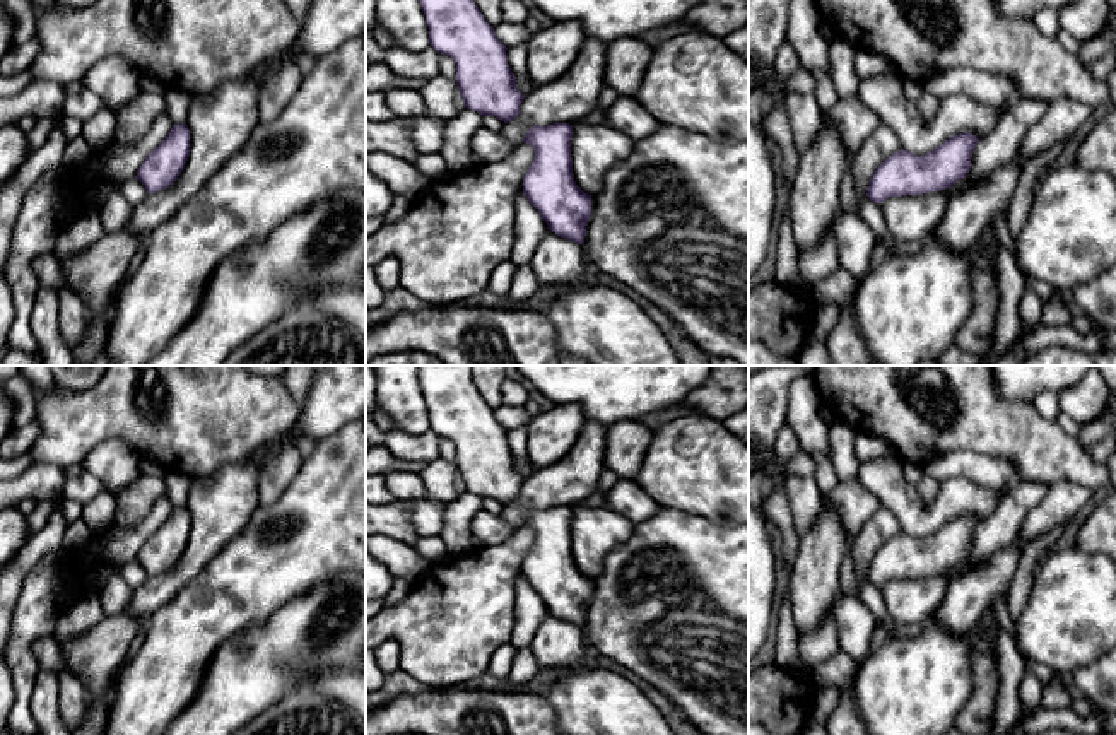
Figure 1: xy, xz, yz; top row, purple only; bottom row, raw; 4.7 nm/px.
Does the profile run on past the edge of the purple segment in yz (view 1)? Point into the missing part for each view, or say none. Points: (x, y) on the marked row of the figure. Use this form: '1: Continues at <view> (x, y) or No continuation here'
1: No continuation here

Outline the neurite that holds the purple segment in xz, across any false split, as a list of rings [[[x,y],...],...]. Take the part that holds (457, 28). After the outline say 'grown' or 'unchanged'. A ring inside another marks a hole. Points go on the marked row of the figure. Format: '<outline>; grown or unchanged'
[[[419,0],[429,44],[456,63],[456,85],[465,108],[501,121],[520,115],[525,94],[508,65],[506,46],[473,0]]]; unchanged

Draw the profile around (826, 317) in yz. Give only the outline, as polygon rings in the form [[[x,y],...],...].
[[[820,304],[815,313],[807,342],[827,340],[827,337],[831,335],[831,332],[834,330],[837,323],[837,316],[839,316],[839,311],[836,306]]]

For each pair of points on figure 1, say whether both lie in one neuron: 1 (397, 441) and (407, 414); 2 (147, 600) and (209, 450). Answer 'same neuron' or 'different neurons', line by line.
1: different neurons
2: different neurons

